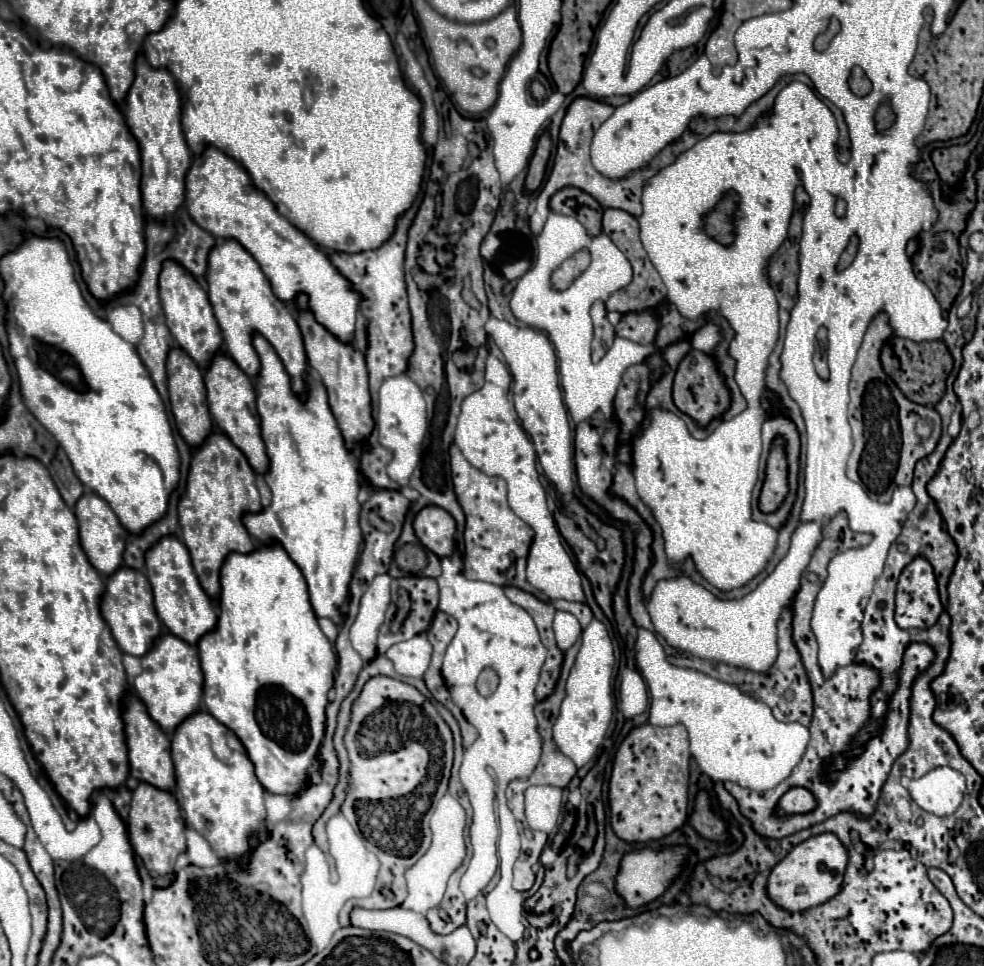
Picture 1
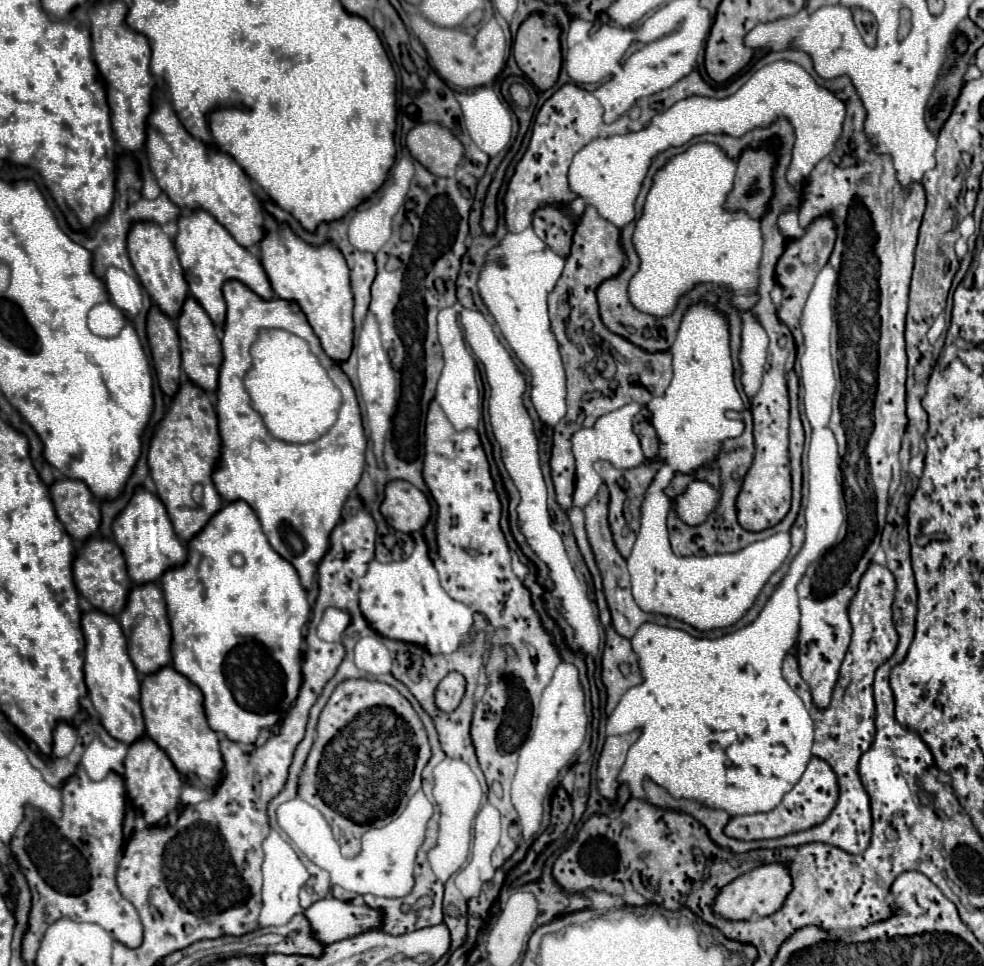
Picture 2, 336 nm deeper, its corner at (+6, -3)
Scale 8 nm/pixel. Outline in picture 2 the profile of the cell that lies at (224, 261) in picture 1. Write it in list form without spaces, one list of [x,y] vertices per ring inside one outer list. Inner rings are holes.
[[[194,209],[186,215],[180,215],[176,225],[178,225],[178,233],[174,237],[174,245],[176,245],[178,259],[184,269],[190,295],[198,299],[198,303],[206,309],[206,313],[216,325],[222,327],[224,317],[226,317],[226,303],[222,299],[222,283],[228,279],[242,281],[244,285],[248,285],[254,293],[258,293],[264,299],[274,297],[256,251],[238,245],[236,239],[208,211]]]

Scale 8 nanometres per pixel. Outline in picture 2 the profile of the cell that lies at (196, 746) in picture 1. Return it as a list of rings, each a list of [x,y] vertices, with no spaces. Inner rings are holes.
[[[166,665],[156,673],[142,677],[140,705],[142,705],[146,735],[168,753],[176,769],[184,777],[194,775],[208,787],[218,785],[218,779],[224,769],[224,761],[218,747],[218,735],[208,727],[200,689],[190,679],[174,671],[172,665]]]

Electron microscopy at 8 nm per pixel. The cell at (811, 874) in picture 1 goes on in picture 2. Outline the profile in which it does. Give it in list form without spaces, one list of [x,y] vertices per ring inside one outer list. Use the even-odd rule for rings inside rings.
[[[782,863],[760,865],[740,875],[740,879],[734,879],[732,883],[728,883],[728,887],[722,887],[720,895],[716,895],[716,903],[712,903],[712,911],[730,921],[746,921],[752,917],[752,913],[766,917],[776,913],[782,907],[790,891],[792,891],[792,881],[790,881],[790,873],[786,865]]]

